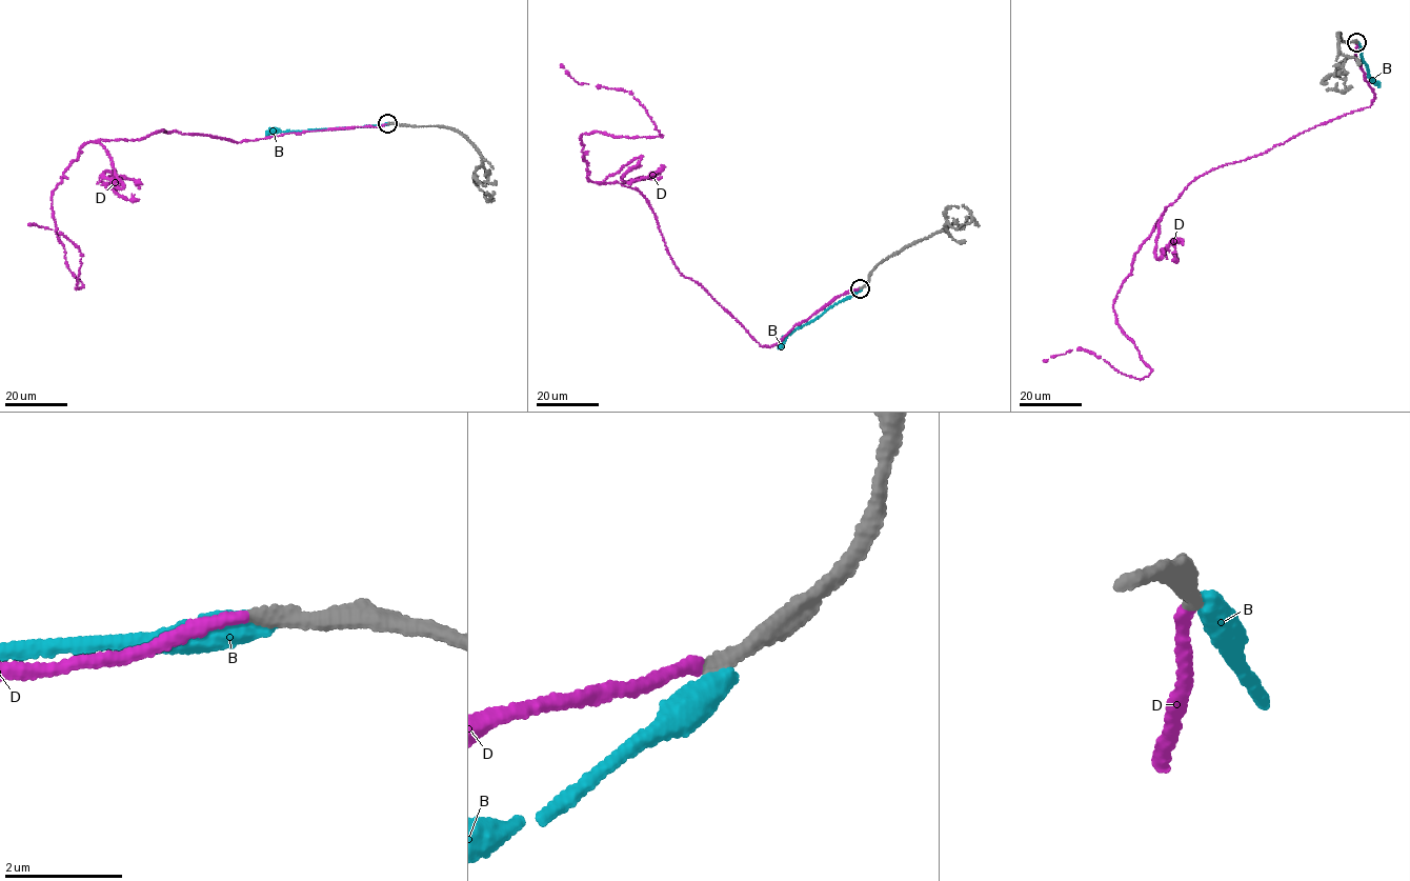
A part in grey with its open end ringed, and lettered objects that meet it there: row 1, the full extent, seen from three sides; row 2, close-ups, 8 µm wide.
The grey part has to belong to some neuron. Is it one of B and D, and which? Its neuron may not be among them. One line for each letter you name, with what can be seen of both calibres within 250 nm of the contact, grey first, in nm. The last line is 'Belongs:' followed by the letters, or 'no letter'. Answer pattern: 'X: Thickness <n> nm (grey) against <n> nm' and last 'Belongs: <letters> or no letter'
D: Thickness 240 nm (grey) against 200 nm
Belongs: D

